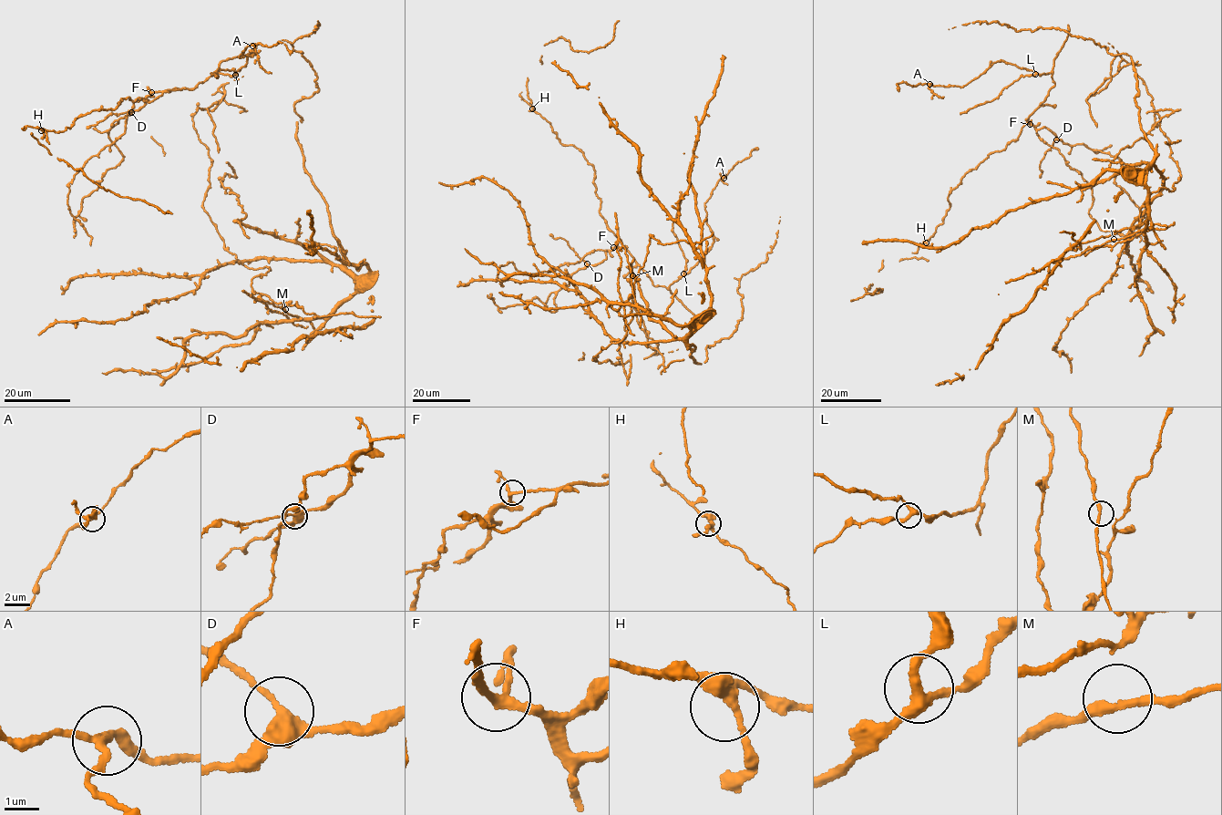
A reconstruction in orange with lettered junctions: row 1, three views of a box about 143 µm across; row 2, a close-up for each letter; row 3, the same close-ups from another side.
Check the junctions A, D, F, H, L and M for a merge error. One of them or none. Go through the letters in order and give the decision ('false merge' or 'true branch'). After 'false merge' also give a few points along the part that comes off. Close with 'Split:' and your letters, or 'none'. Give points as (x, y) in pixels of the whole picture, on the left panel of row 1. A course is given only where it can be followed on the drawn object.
A: false merge | (252, 46), (260, 65), (272, 73)
D: true branch
F: true branch
H: true branch
L: true branch
M: true branch
Split: A

